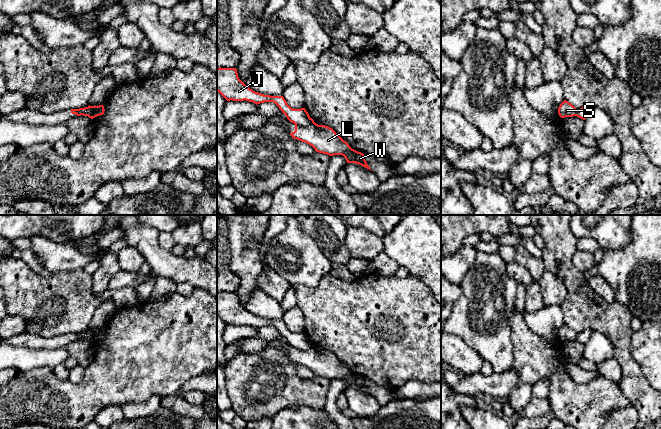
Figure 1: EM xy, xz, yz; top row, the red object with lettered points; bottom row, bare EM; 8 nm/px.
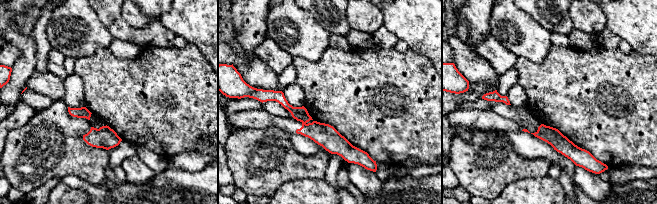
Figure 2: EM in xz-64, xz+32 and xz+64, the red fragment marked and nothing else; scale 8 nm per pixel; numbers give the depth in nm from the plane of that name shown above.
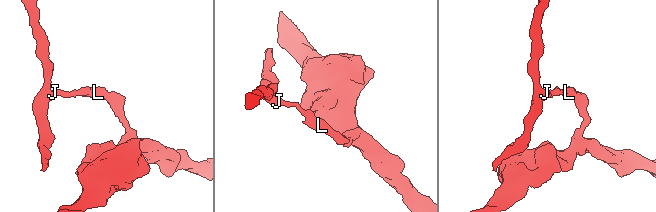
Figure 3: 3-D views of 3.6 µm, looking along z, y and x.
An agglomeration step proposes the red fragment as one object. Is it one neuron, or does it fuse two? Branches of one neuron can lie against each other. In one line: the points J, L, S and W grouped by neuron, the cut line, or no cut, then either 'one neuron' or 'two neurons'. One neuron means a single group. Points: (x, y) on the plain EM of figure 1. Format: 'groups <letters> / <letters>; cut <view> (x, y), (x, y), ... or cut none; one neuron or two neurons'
groups J S / L W; cut xz (314, 346), (308, 349), (295, 349); two neurons

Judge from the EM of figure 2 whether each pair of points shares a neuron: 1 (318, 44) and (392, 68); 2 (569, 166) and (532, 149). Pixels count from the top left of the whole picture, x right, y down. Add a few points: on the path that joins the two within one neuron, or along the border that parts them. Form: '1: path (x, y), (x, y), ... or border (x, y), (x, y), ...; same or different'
1: border (329, 46), (317, 60), (307, 60); different
2: path (560, 159), (541, 150); same

